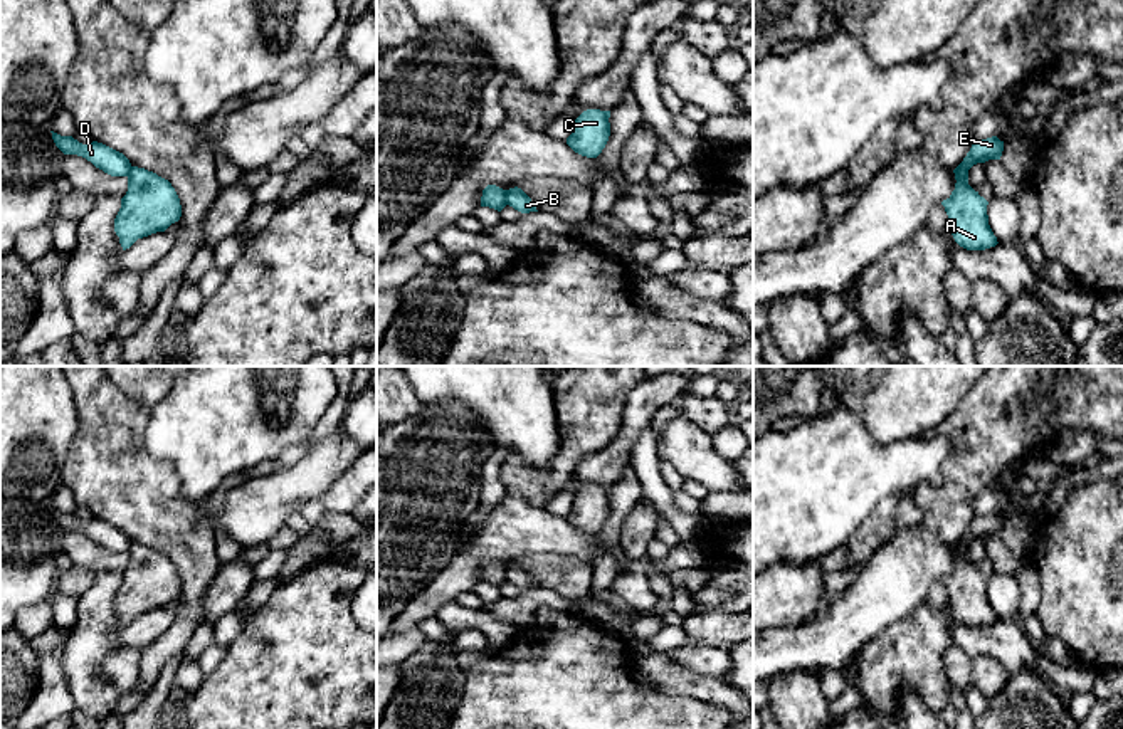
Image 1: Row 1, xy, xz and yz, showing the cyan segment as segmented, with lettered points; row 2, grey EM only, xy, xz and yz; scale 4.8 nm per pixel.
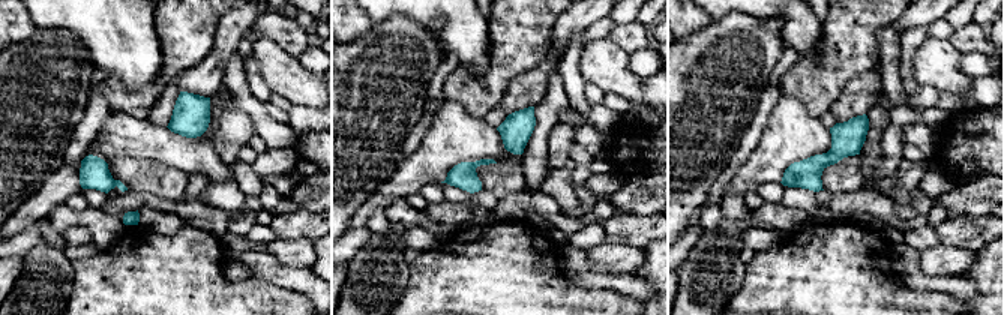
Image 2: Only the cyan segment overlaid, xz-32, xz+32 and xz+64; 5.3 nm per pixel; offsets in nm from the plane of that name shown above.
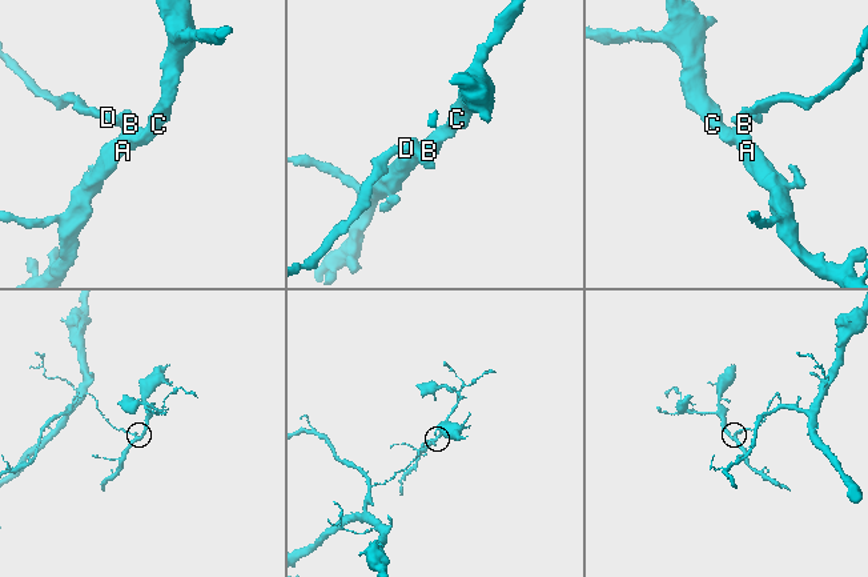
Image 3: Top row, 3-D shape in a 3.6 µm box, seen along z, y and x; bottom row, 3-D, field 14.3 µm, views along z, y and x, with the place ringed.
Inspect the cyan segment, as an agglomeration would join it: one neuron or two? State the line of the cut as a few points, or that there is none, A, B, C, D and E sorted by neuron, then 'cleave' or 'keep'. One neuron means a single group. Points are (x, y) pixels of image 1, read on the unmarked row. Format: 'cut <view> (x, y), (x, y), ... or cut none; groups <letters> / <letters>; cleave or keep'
cut xz (505, 566), (508, 580); groups A B C / D E; cleave

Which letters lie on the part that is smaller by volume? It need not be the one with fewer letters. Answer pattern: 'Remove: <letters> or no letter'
Remove: A, B, C

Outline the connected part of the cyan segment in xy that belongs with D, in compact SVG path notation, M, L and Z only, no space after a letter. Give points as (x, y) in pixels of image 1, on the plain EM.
M50 507L50 509L52 509L52 516L54 516L55 522L64 531L82 532L87 538L91 538L96 544L103 546L104 549L108 549L111 553L128 553L129 551L131 539L123 529L119 529L103 519L98 519L98 517L82 521L77 516L74 516L72 512L61 512L54 507Z

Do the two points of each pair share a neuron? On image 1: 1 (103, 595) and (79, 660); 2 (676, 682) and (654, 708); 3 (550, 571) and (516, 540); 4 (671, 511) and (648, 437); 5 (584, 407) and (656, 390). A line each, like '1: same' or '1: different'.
1: same
2: different
3: different
4: same
5: different

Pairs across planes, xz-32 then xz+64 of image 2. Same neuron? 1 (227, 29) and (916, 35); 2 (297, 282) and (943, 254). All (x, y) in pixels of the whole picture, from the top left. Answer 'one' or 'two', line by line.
1: two
2: two

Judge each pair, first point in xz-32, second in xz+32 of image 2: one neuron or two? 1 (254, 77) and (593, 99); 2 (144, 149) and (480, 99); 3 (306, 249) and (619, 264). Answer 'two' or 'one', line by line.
1: one
2: two
3: one

